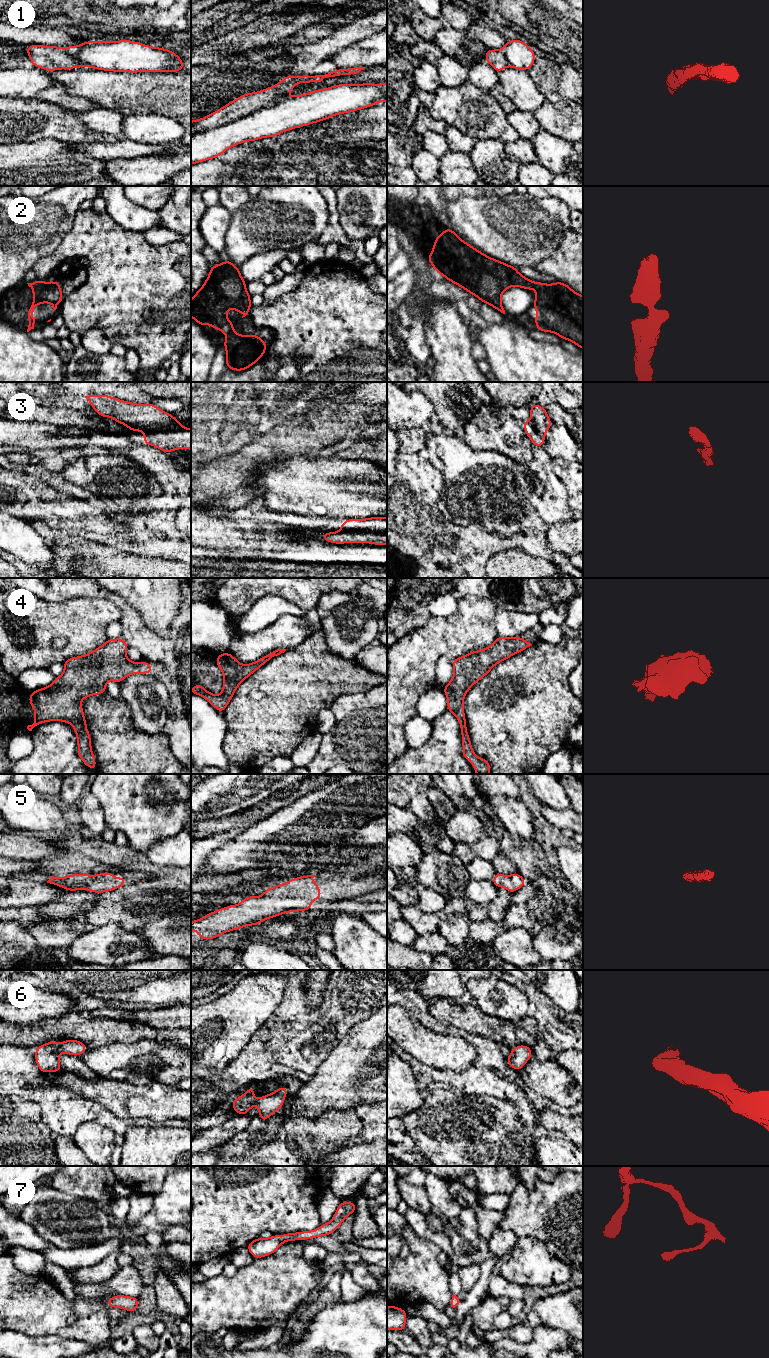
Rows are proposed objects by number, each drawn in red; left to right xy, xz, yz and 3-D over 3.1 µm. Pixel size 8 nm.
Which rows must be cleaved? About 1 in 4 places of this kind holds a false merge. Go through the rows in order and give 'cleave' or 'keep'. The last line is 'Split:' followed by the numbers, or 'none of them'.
1: cleave
2: keep
3: keep
4: keep
5: keep
6: keep
7: keep
Split: 1

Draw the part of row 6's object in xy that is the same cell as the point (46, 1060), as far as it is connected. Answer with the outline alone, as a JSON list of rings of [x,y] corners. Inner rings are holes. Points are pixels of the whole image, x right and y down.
[[[68,1039],[59,1045],[56,1041],[51,1040],[36,1047],[34,1054],[36,1064],[42,1073],[47,1073],[48,1071],[56,1073],[62,1068],[59,1061],[60,1052],[80,1057],[87,1049],[88,1047],[81,1041]]]

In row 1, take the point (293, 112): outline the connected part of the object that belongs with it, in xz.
[[[387,83],[340,84],[325,89],[315,90],[299,96],[288,97],[283,101],[280,101],[272,106],[263,107],[248,116],[239,118],[234,122],[212,128],[205,132],[191,134],[191,165],[208,159],[218,158],[227,149],[235,145],[239,145],[242,142],[253,142],[265,137],[275,138],[278,134],[288,130],[307,126],[319,121],[324,121],[338,114],[349,113],[366,107],[371,107],[376,105],[377,102],[381,101],[387,102]]]

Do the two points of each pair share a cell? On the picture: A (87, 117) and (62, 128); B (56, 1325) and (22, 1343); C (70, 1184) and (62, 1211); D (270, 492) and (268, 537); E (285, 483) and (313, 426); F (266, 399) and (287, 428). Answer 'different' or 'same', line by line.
A: different
B: different
C: different
D: different
E: different
F: different

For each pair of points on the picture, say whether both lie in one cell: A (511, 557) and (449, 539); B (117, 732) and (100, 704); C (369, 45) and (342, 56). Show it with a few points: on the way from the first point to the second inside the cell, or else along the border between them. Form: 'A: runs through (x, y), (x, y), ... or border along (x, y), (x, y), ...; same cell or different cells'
A: border along (511, 548), (507, 550); different cells
B: runs through (110, 725), (108, 718), (101, 711); same cell
C: runs through (362, 46), (359, 46), (349, 56); same cell

